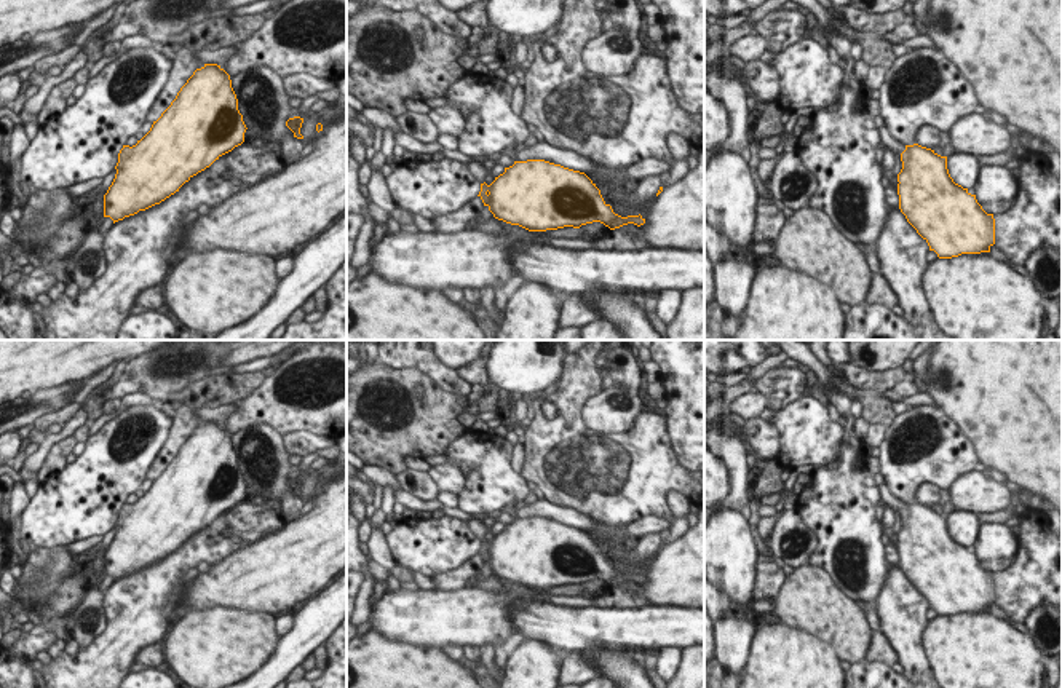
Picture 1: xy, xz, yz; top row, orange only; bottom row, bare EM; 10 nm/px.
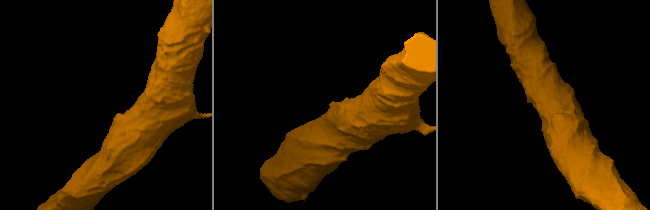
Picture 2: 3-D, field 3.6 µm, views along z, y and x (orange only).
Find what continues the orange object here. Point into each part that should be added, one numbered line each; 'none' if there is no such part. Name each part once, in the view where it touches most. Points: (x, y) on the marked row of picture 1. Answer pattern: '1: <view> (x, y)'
1: yz (888, 141)

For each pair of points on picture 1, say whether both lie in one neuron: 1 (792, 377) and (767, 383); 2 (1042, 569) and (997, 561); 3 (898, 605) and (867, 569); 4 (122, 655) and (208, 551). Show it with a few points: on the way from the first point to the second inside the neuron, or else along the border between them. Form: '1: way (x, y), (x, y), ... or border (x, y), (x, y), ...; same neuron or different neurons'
1: way (786, 383), (773, 383); same neuron
2: border (1018, 538), (1014, 559), (1005, 569), (994, 573); different neurons
3: border (888, 565), (883, 575), (883, 586), (874, 599); different neurons
4: way (131, 624), (136, 616), (136, 607), (178, 565); same neuron

